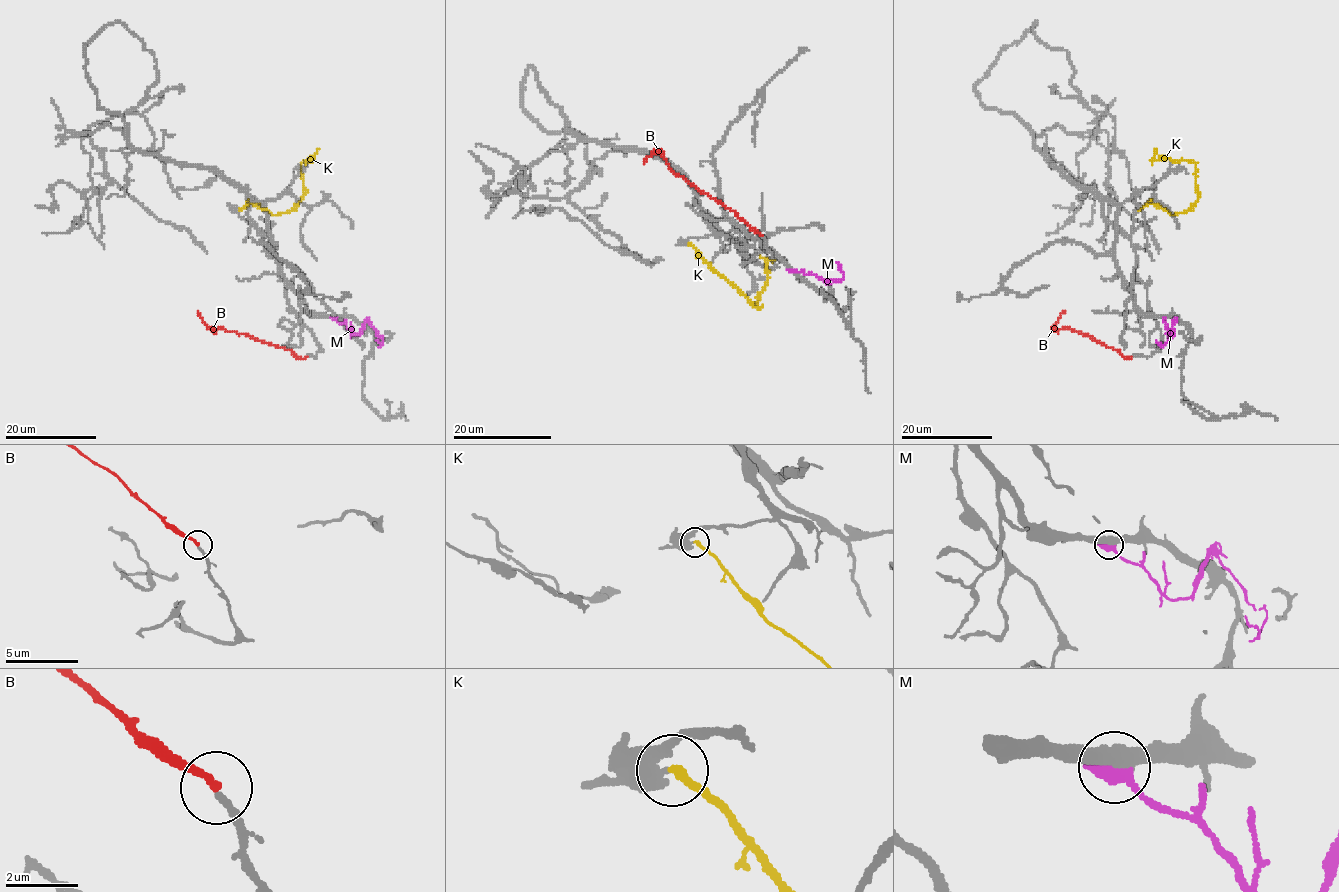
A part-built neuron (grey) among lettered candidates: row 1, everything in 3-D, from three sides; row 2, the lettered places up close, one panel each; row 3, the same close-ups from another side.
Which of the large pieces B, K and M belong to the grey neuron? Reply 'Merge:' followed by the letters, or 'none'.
Merge: B

